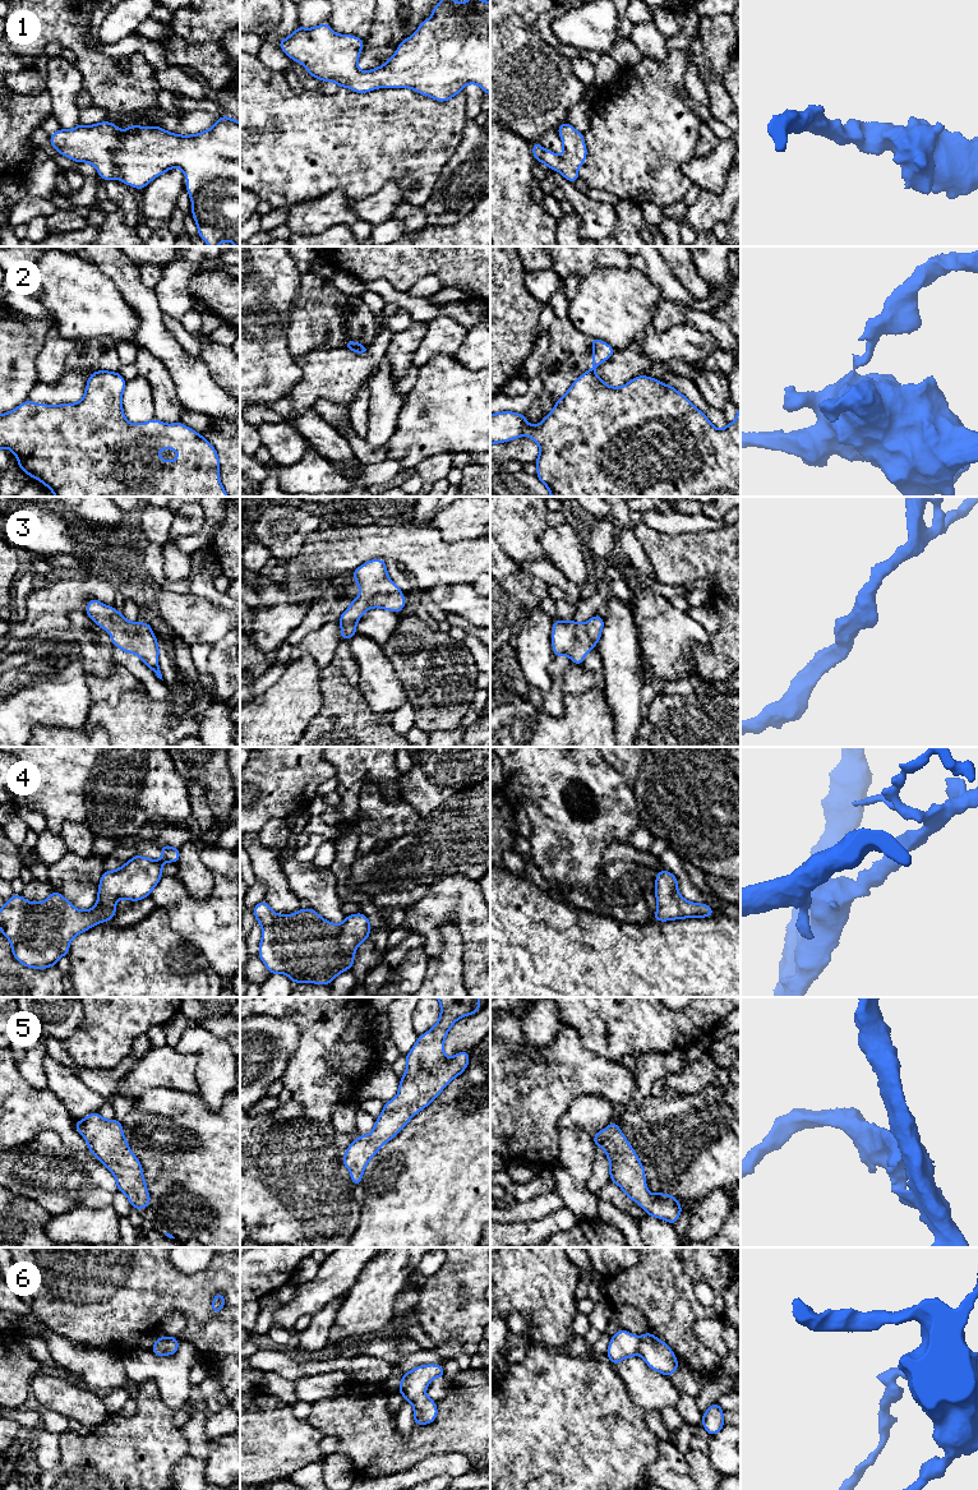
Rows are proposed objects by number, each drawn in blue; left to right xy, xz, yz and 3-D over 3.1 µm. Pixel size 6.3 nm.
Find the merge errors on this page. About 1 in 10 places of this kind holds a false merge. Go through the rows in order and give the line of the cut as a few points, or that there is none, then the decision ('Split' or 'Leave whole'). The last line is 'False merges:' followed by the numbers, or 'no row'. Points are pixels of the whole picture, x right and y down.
1: No split. Leave whole
2: Split along yz (589, 370), (594, 372). Split
3: No split. Leave whole
4: No split. Leave whole
5: No split. Leave whole
6: Split along xy (170, 1337), (166, 1354). Split
False merges: 2, 6

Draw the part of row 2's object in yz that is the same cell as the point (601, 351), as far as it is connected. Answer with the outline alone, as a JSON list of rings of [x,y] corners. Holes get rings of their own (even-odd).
[[[591,337],[592,343],[592,368],[590,372],[595,372],[596,366],[608,360],[617,350],[604,341]]]

